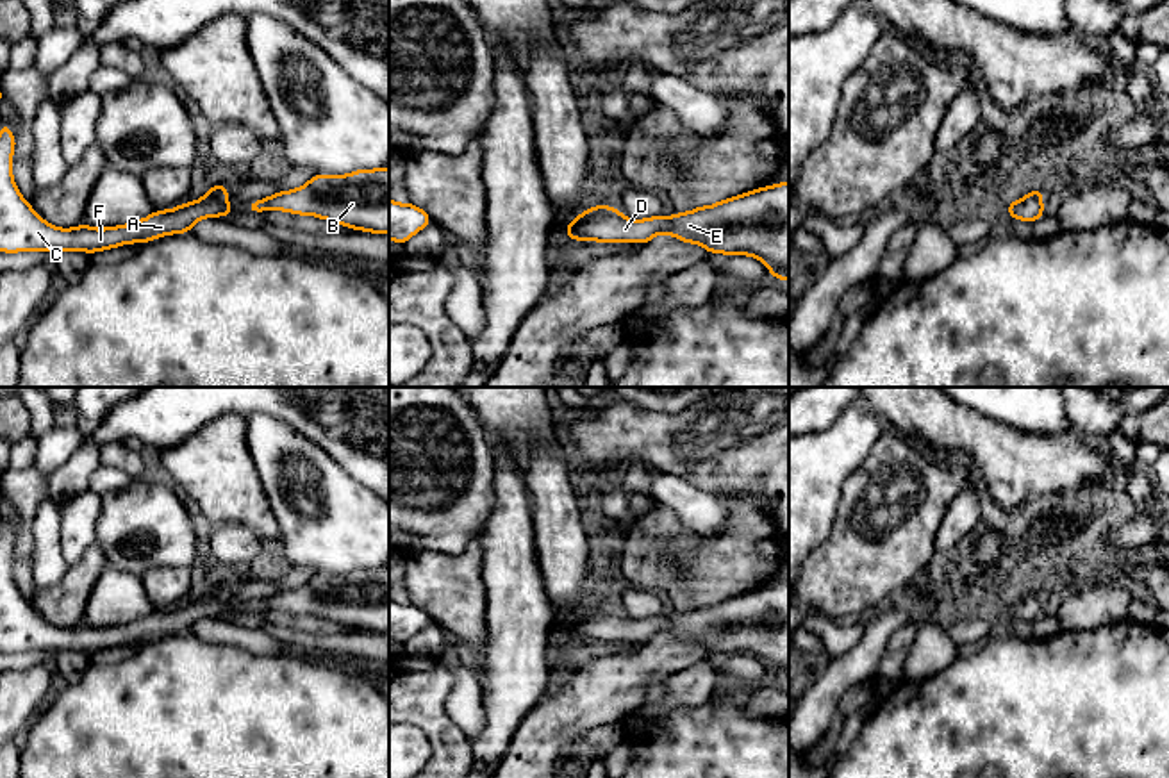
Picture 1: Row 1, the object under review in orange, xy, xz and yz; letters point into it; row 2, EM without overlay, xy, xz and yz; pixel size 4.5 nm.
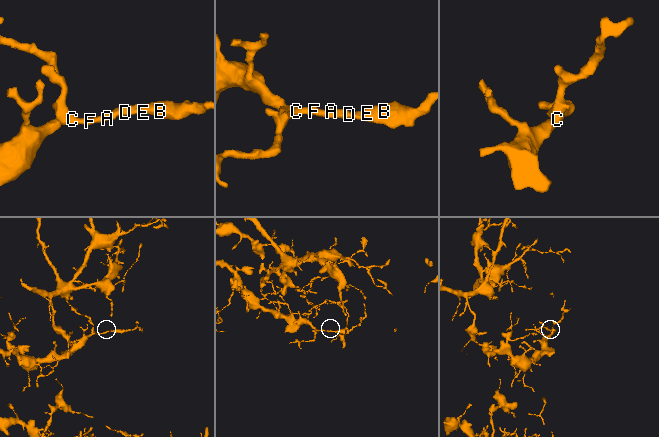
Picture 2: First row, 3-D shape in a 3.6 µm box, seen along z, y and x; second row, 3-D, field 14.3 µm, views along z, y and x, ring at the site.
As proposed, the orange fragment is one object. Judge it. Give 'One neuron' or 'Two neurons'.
One neuron

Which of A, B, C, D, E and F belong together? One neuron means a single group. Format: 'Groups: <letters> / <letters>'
Groups: A B C D E F

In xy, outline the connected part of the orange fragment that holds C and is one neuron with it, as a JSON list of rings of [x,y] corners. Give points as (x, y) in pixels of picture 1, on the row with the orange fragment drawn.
[[[0,127],[0,252],[87,252],[111,250],[129,243],[148,243],[170,234],[191,232],[202,218],[232,216],[227,184],[214,184],[200,200],[175,209],[153,211],[148,218],[127,225],[93,228],[86,223],[59,228],[46,223],[23,200],[12,178],[16,137],[11,127]]]

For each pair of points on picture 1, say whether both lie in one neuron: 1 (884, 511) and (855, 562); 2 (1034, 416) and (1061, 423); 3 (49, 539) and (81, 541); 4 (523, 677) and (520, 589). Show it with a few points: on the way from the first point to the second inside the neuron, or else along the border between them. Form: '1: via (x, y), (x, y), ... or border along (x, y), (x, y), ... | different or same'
1: via (884, 523), (868, 550) | same
2: via (1041, 416), (1053, 420) | same
3: border along (54, 500), (59, 511), (61, 555), (68, 566) | different
4: via (520, 655), (520, 611) | same

